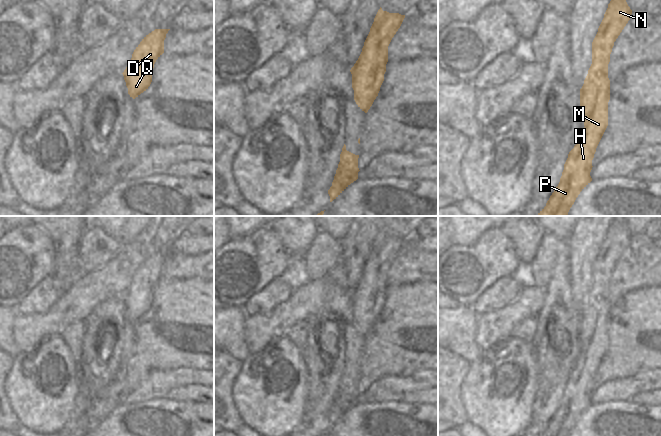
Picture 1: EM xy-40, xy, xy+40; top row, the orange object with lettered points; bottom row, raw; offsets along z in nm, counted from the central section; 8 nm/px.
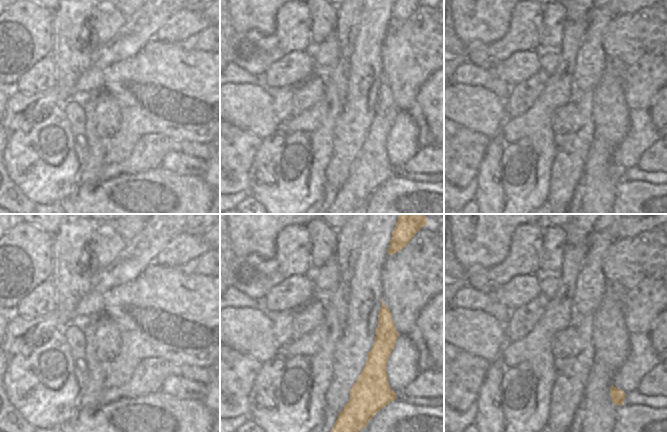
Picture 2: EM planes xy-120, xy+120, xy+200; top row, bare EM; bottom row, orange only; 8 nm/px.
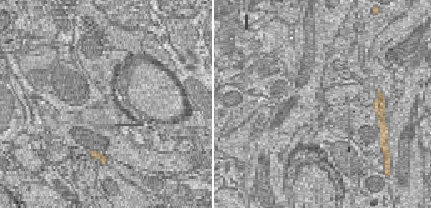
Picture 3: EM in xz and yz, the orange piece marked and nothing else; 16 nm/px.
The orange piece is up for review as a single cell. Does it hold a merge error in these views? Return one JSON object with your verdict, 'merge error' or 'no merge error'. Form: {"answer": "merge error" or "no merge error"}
{"answer": "no merge error"}

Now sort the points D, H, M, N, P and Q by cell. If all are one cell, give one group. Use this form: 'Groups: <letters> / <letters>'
Groups: D H M N P Q.

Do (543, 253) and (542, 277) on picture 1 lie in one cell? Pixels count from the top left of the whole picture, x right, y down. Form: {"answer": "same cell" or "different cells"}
{"answer": "same cell"}

